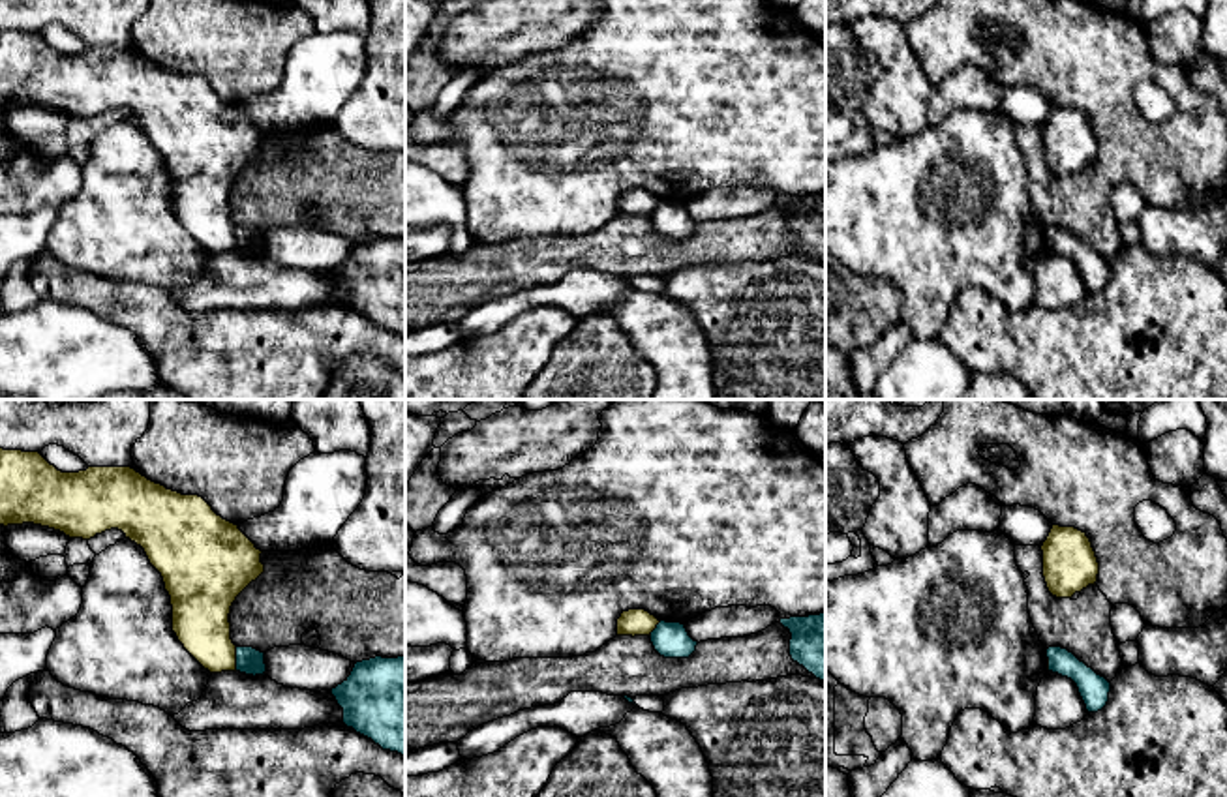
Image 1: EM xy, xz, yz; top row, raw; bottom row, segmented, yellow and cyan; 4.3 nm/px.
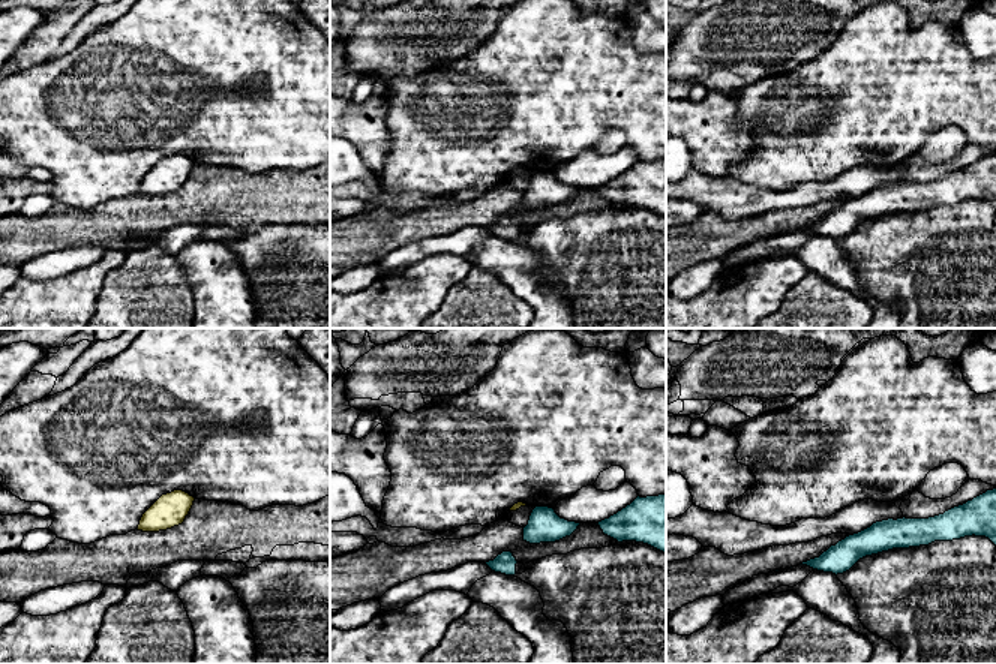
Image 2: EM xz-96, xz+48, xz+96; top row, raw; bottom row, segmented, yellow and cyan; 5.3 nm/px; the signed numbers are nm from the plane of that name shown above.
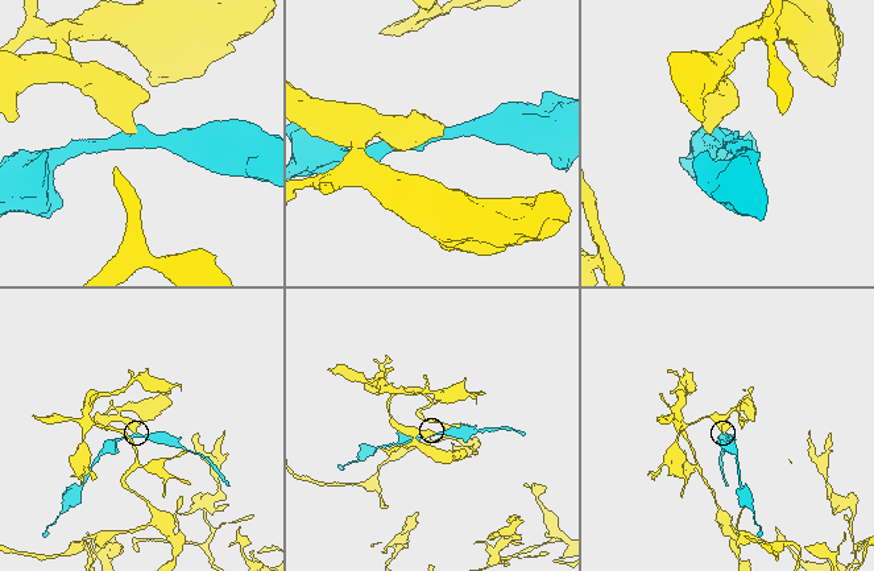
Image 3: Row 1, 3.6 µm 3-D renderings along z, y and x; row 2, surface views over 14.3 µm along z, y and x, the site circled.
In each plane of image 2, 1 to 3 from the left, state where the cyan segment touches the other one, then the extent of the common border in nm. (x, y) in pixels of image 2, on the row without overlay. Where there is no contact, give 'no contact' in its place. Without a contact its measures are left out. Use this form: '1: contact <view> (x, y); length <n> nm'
1: no contact
2: no contact
3: no contact

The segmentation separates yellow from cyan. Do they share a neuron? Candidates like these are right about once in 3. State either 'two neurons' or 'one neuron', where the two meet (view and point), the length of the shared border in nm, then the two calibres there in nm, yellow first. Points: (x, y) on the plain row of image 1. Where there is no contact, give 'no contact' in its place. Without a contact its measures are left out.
two neurons; contact xy (235, 239); length 100 nm; calibres 240 and 120 nm

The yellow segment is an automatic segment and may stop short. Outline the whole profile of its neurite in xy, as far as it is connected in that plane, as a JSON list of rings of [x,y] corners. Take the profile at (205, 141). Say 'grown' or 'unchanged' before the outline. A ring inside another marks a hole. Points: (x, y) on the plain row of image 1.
unchanged | [[[0,28],[0,105],[23,103],[83,120],[122,111],[161,154],[173,186],[173,212],[184,229],[210,253],[236,251],[229,193],[236,176],[265,152],[263,131],[203,77],[167,69],[131,47],[62,53],[39,32]]]

